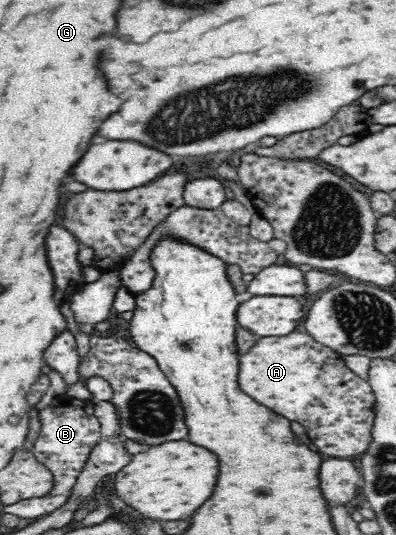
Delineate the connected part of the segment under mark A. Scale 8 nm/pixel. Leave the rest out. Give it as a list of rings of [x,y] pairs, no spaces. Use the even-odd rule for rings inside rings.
[[[292,332],[286,338],[260,338],[260,342],[256,342],[250,352],[240,358],[238,384],[240,390],[244,390],[256,402],[272,408],[288,420],[302,424],[314,450],[325,457],[346,459],[362,454],[372,440],[375,396],[370,383],[348,369],[341,354],[320,346],[308,334]]]

